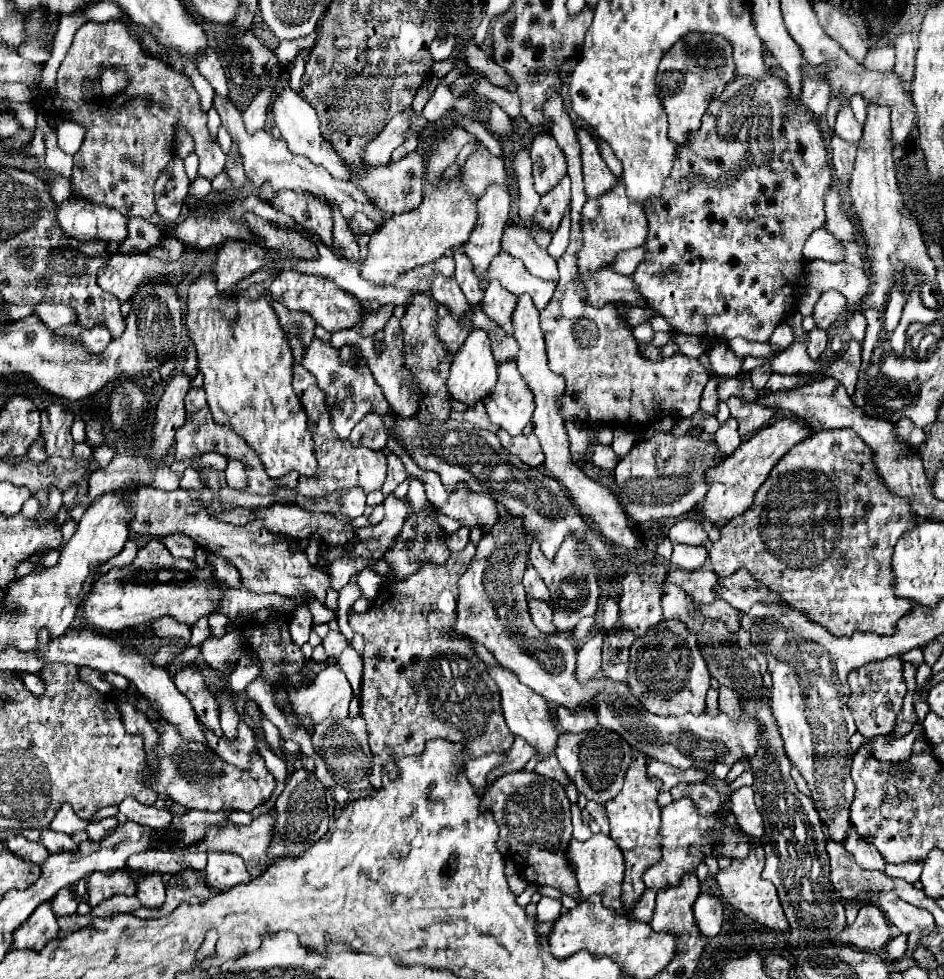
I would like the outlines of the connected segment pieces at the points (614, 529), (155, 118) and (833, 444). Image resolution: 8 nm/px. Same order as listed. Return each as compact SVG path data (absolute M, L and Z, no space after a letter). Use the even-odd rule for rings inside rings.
M527 294L519 296L517 306L513 310L513 316L511 316L511 322L513 322L513 328L515 328L513 336L515 336L517 344L519 344L517 368L519 368L525 384L529 386L529 390L533 392L533 398L535 398L533 434L537 436L537 440L541 444L541 450L545 454L545 462L543 462L545 470L549 472L549 476L559 480L569 490L569 494L571 494L573 502L577 504L579 512L585 518L593 520L607 540L611 540L613 544L619 544L619 546L633 548L637 544L637 540L635 540L633 532L627 526L627 516L621 510L621 504L615 498L615 494L609 488L605 488L605 486L597 484L595 480L587 478L583 474L583 470L571 460L569 436L565 432L565 420L563 420L563 412L561 412L561 406L559 406L559 398L565 396L565 380L561 376L557 376L555 372L551 372L551 368L549 368L547 350L545 350L545 336L543 336L543 330L541 330L541 324L539 324L539 310L535 308L533 300L527 298Z
M111 20L106 23L87 22L75 34L75 40L61 62L57 72L57 84L53 90L39 96L37 110L45 114L59 114L65 120L77 122L87 128L85 140L79 152L73 156L73 174L71 174L71 188L77 196L87 198L97 204L107 204L115 208L125 218L151 218L155 214L155 200L153 200L153 184L159 178L161 170L175 158L175 134L177 130L187 130L195 142L195 154L199 156L198 175L205 178L215 178L225 168L225 154L217 142L211 140L207 132L207 114L199 106L199 96L189 80L187 74L173 70L167 62L157 56L147 54L141 48L141 42L129 34L123 22ZM107 68L121 70L129 76L125 90L111 98L93 98L85 100L85 84L97 80Z
M819 430L787 452L757 490L753 506L725 524L725 536L709 546L709 562L719 576L747 568L757 582L833 634L893 634L897 620L913 604L893 596L887 570L893 570L891 556L897 538L917 522L919 516L913 514L909 498L897 496L883 482L875 466L875 452L853 430Z

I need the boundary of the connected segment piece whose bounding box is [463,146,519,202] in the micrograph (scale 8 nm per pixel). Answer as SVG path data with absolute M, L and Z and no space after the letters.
M481 146L481 150L473 152L469 162L465 162L463 178L465 178L465 184L469 186L469 190L473 190L473 194L477 198L483 196L485 188L489 188L491 184L499 184L509 192L511 202L519 200L517 176L507 168L503 158L493 156L485 146Z

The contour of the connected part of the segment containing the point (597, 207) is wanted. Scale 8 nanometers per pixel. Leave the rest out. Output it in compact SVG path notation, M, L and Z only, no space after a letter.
M617 178L615 186L597 196L587 198L583 210L581 210L581 234L583 234L583 246L577 252L577 264L581 272L595 272L599 268L605 268L613 262L615 254L621 250L629 250L635 246L643 246L645 234L647 234L647 218L639 204L629 202L625 194L625 182L623 178Z

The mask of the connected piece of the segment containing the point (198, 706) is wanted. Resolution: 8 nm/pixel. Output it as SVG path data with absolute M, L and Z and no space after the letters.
M191 664L183 666L175 674L175 686L189 698L189 702L197 712L197 718L215 734L223 734L219 728L219 710L217 710L215 694L207 688L201 670Z

